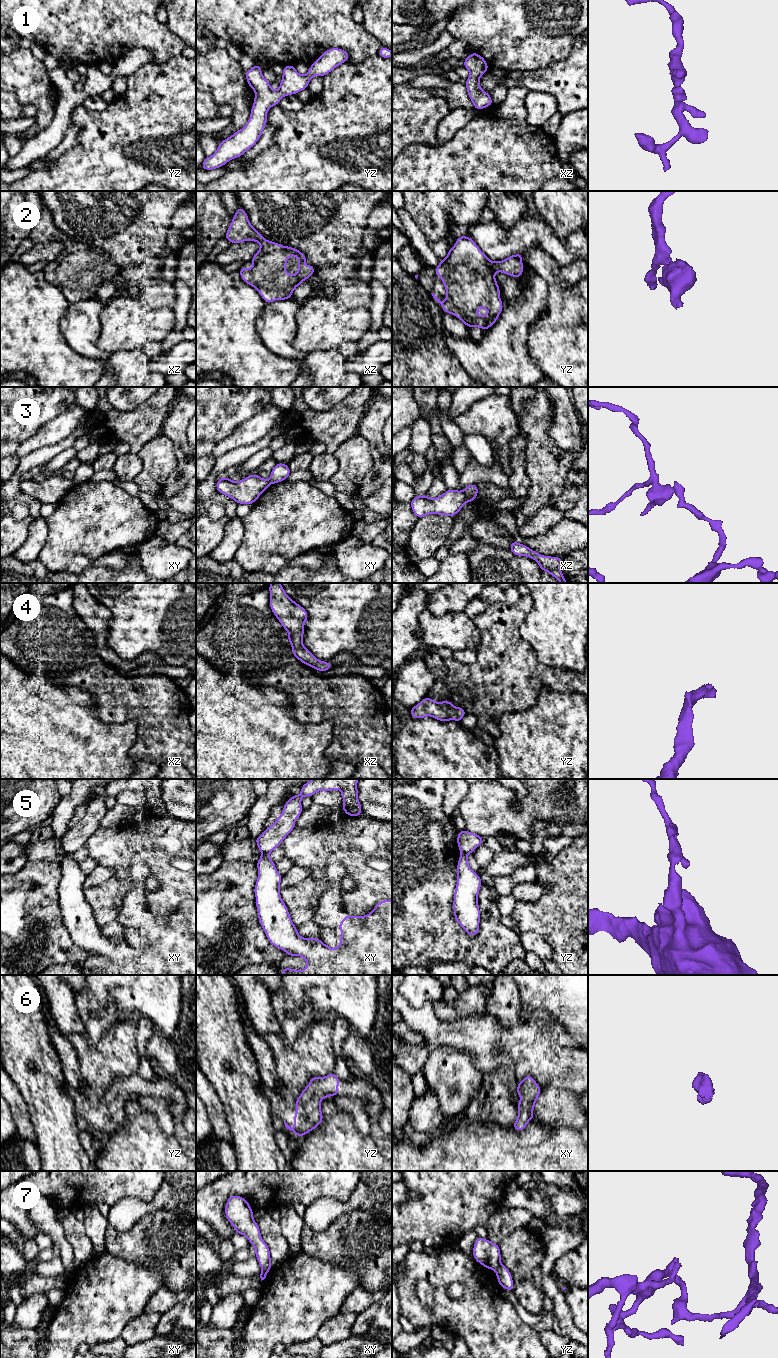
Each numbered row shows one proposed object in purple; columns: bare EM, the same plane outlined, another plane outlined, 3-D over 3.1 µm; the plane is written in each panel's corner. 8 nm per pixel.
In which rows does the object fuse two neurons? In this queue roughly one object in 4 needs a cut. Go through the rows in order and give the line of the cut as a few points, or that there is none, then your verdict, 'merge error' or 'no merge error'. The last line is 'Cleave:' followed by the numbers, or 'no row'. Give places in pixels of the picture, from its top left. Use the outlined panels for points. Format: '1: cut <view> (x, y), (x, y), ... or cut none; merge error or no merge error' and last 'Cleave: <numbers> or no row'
1: cut none; no merge error
2: cut none; no merge error
3: cut xz (462, 491), (467, 501); merge error
4: cut none; no merge error
5: cut xy (262, 853), (268, 854); merge error
6: cut none; no merge error
7: cut xy (269, 1268), (262, 1271); merge error
Cleave: 3, 5, 7

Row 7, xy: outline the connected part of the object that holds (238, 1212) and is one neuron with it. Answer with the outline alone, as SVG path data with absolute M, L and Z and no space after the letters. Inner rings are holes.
M232 1195L225 1204L225 1216L235 1228L235 1233L244 1235L255 1248L255 1255L261 1270L272 1268L270 1249L260 1234L260 1228L253 1218L253 1210L247 1199Z

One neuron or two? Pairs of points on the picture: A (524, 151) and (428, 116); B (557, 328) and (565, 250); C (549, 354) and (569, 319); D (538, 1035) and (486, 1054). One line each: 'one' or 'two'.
A: two
B: two
C: one
D: one

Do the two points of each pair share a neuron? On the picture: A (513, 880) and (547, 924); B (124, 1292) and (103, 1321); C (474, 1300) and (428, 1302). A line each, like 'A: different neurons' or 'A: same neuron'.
A: different neurons
B: same neuron
C: different neurons

